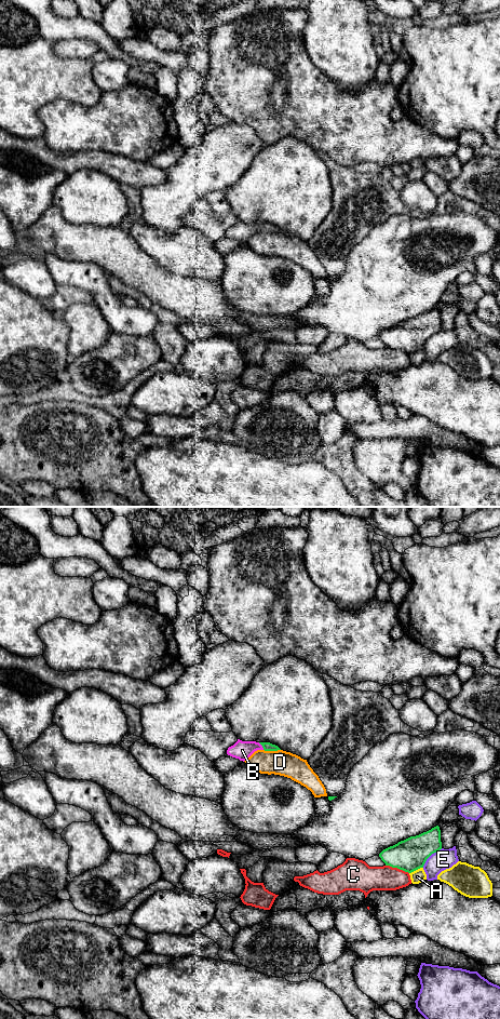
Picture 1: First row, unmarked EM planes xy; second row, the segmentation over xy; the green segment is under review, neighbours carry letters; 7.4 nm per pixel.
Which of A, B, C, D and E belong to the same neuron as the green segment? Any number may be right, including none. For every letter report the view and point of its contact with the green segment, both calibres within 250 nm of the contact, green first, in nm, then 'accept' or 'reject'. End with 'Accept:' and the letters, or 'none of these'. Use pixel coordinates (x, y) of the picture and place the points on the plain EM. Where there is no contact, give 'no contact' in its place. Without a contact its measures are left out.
A: contact xy (416, 350); calibres 240 and 100 nm; reject
B: contact xy (261, 226); calibres 60 and 140 nm; accept
C: contact xy (397, 349); calibres 240 and 200 nm; reject
D: contact xy (272, 231); calibres 60 and 180 nm; reject
E: contact xy (430, 336); calibres 240 and 150 nm; reject
Accept: B

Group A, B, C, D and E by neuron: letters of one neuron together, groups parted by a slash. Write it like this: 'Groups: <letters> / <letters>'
Groups: A / B / C / D / E

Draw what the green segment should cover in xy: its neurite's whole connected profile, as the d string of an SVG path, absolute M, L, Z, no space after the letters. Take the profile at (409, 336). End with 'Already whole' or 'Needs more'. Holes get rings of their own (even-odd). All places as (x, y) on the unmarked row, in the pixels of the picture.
M436 307L383 331L379 338L386 347L411 354L423 349L427 340L440 331L442 331L441 311Z. Already whole

